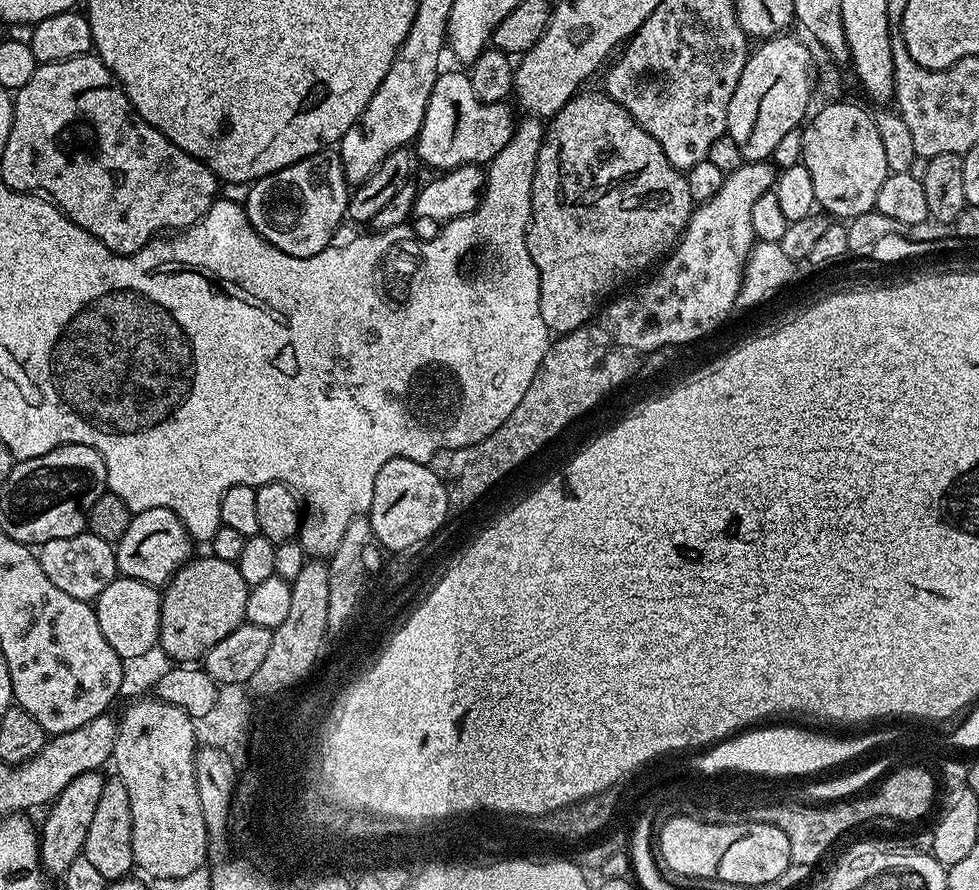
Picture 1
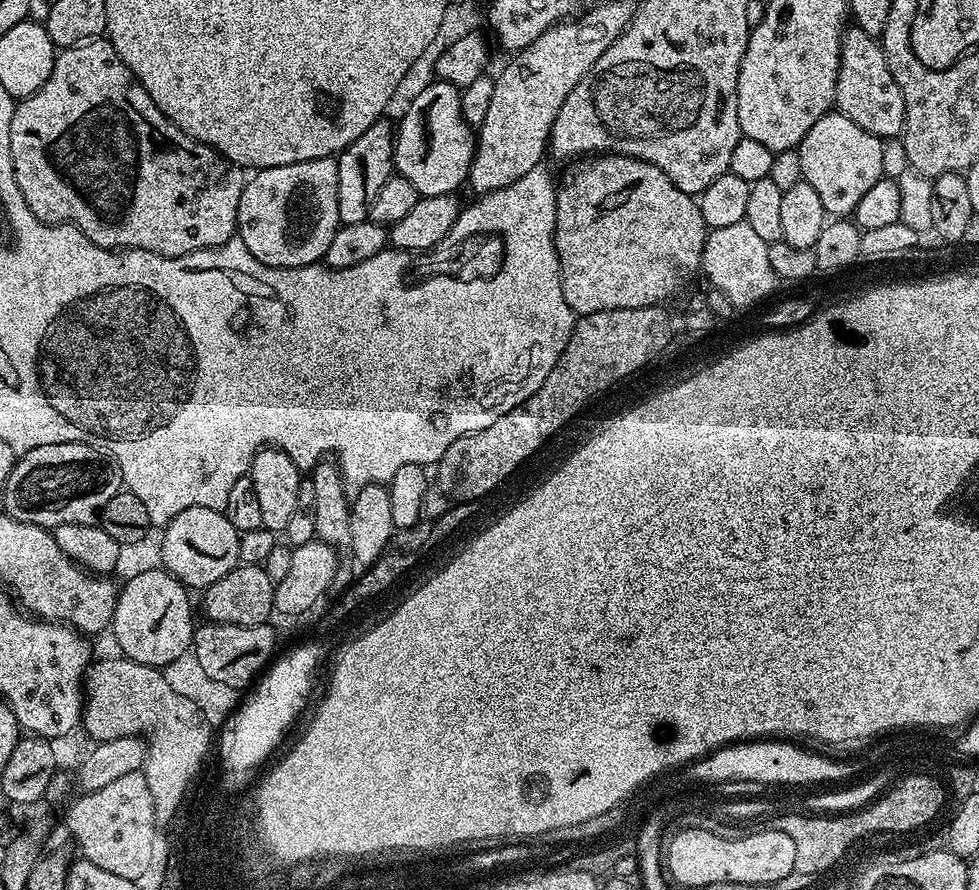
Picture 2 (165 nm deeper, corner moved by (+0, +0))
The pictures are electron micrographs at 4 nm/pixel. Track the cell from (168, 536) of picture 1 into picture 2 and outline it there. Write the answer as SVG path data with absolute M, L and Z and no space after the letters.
M190 506L166 525L161 536L164 536L160 540L163 567L189 590L208 588L218 582L218 578L226 578L226 574L230 574L230 570L234 570L241 563L241 533L234 526L230 526L230 518L226 518L219 508Z

